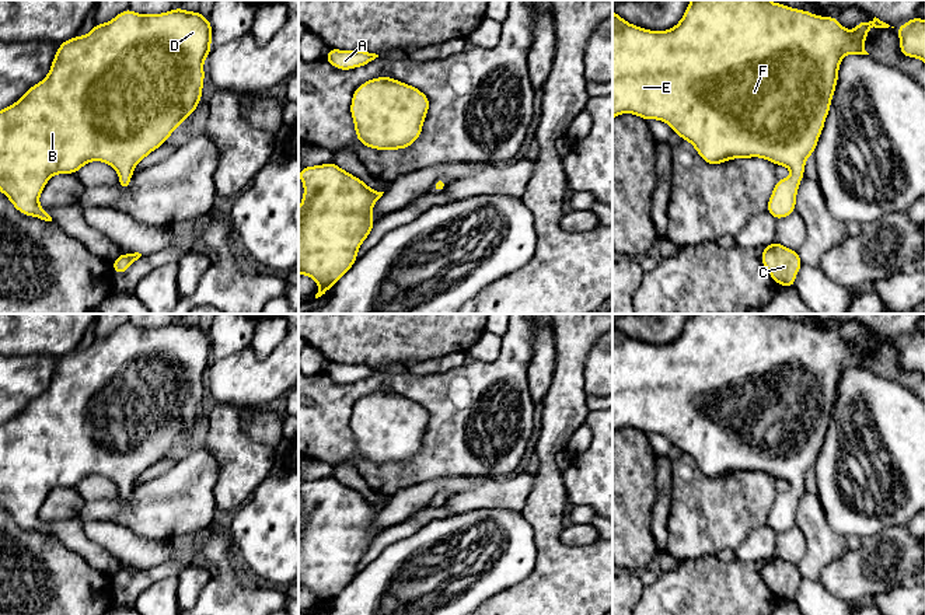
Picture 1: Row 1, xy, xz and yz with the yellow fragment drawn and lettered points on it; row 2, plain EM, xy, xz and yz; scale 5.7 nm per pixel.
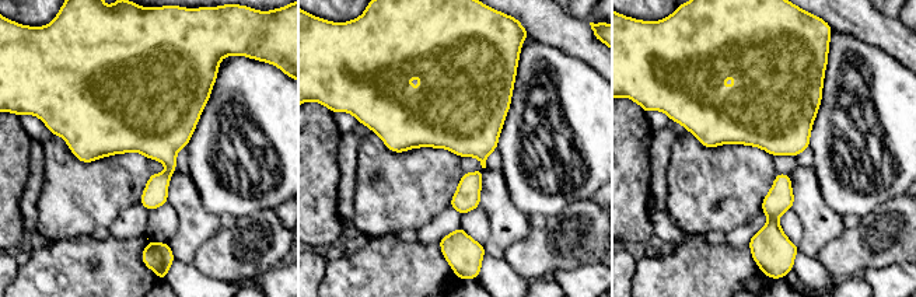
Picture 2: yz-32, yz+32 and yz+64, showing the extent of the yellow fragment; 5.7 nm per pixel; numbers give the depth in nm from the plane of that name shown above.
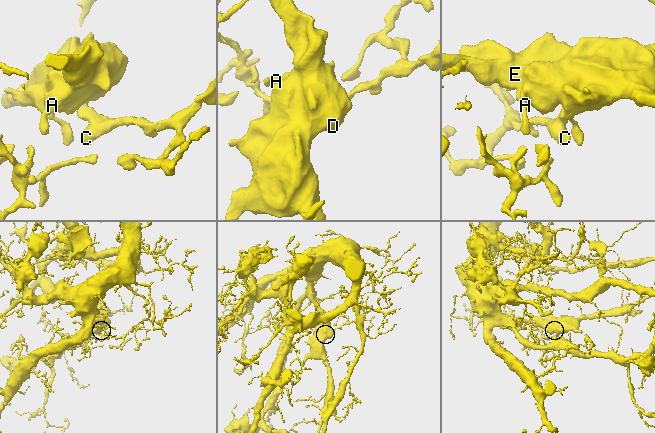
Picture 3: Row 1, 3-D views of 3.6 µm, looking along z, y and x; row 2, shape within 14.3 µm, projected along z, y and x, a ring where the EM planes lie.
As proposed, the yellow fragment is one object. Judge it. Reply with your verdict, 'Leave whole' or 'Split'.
Leave whole

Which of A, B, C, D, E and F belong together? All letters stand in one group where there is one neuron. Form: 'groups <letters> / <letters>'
groups A B C D E F

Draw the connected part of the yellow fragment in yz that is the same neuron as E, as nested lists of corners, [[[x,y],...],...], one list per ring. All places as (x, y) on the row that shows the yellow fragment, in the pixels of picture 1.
[[[691,0],[680,22],[667,31],[650,31],[626,22],[612,10],[612,119],[621,113],[633,113],[645,120],[657,119],[666,122],[676,134],[690,141],[699,157],[712,165],[734,158],[761,157],[775,165],[788,167],[792,172],[785,179],[778,179],[769,196],[767,212],[776,220],[795,213],[796,195],[804,177],[804,163],[813,154],[830,112],[831,99],[838,81],[838,69],[847,55],[869,55],[863,43],[870,27],[889,28],[890,25],[873,18],[861,21],[852,31],[847,31],[835,17],[821,17],[806,10],[797,10],[769,0]]]

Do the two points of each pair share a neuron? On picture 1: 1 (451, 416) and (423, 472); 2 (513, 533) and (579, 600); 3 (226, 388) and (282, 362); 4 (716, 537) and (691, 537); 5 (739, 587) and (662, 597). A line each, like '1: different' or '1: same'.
1: same
2: different
3: same
4: same
5: same

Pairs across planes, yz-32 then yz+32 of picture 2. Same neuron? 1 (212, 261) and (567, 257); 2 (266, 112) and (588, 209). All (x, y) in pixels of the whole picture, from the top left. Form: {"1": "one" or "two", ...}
{"1": "one", "2": "two"}

